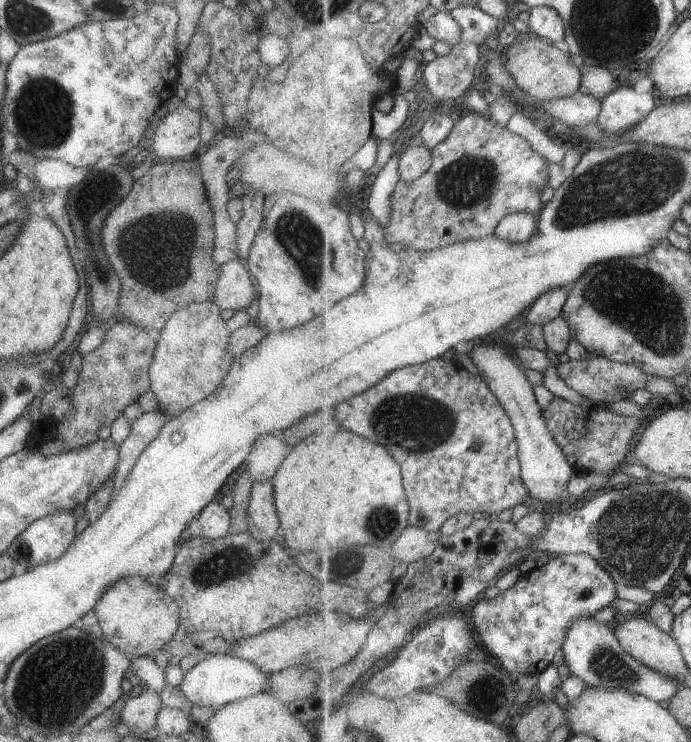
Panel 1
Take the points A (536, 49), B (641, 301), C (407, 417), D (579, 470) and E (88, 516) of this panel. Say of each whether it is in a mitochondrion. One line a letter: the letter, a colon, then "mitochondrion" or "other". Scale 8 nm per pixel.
A: other
B: mitochondrion
C: mitochondrion
D: other
E: other

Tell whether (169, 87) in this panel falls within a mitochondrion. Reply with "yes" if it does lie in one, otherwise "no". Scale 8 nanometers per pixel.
no

